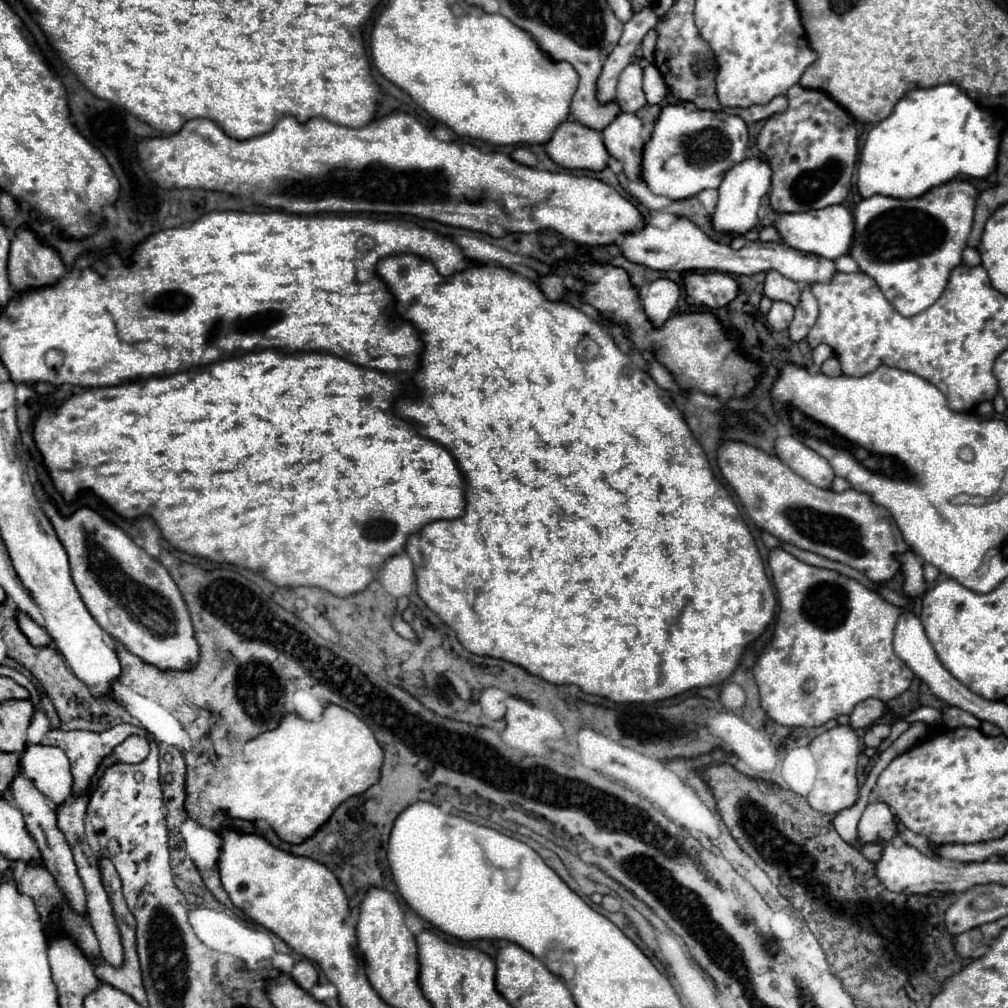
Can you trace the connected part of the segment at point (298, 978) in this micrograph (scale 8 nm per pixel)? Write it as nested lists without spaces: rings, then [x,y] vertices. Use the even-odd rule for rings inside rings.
[[[301,960],[295,964],[291,978],[303,988],[303,990],[311,990],[317,984],[317,970],[313,968],[313,964],[309,960]]]

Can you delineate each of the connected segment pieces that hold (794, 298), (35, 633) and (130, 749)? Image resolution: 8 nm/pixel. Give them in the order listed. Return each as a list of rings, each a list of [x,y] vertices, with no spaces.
[[[771,270],[767,272],[767,278],[765,278],[765,296],[769,300],[781,300],[791,306],[797,306],[801,298],[801,290],[797,282],[785,278],[777,270]]]
[[[19,614],[17,620],[19,620],[19,628],[21,628],[23,634],[29,638],[31,644],[35,644],[35,646],[47,646],[47,644],[51,644],[49,634],[47,634],[41,626],[37,626],[29,616]]]
[[[129,736],[125,742],[121,742],[111,756],[107,756],[105,762],[109,764],[139,764],[149,754],[149,742],[141,736]]]

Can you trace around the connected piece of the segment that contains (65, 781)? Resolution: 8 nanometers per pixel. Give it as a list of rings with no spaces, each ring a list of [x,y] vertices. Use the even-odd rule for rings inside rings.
[[[29,744],[21,754],[21,774],[31,778],[35,788],[55,806],[63,804],[73,794],[73,774],[61,748]]]

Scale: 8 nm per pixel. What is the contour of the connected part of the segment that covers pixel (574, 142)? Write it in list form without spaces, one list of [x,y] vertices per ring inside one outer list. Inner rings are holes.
[[[561,122],[545,144],[549,158],[567,170],[603,170],[609,160],[601,132],[577,124]]]

